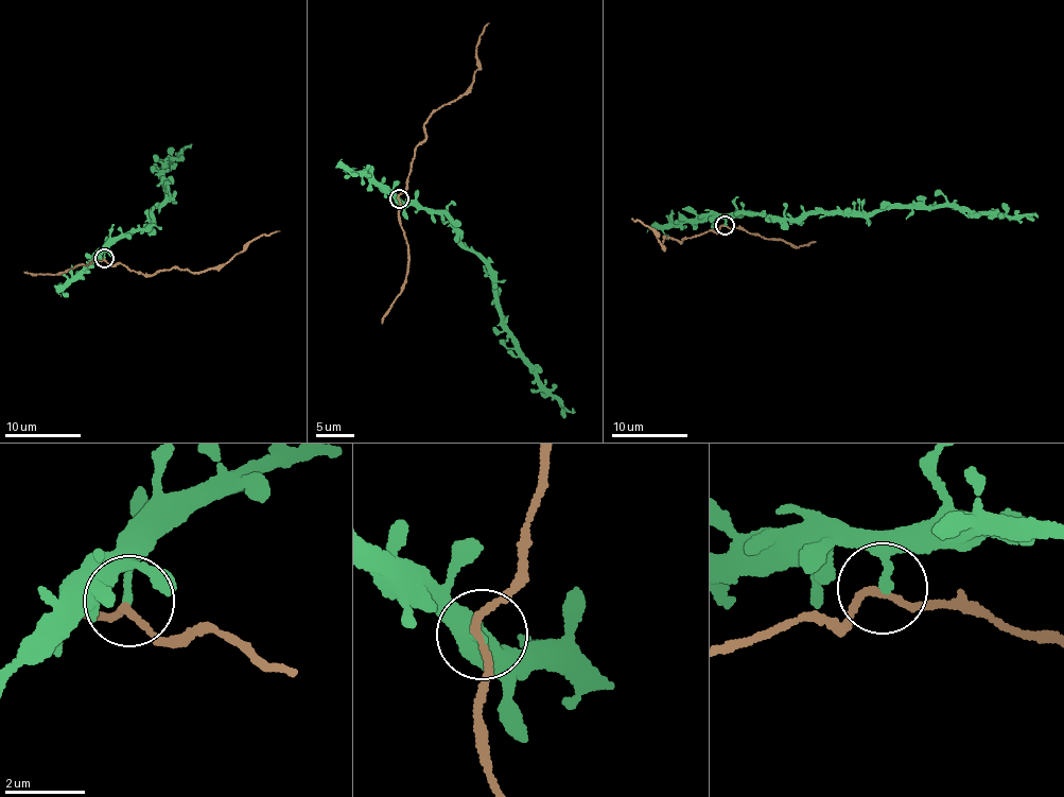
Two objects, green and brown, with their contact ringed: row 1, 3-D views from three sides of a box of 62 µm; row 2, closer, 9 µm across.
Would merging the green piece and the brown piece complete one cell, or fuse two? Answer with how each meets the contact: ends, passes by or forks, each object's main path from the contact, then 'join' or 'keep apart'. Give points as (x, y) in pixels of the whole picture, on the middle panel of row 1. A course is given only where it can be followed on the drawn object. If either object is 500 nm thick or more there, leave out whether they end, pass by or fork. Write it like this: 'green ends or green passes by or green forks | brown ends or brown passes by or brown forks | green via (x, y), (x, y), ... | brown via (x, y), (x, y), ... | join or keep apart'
green ends | brown passes by | green via (400, 198), (441, 212), (458, 238), (484, 262), (501, 327), (516, 352), (536, 379), (568, 410), (573, 409) | brown via (398, 198), (432, 114), (467, 92), (482, 33), (489, 23) | keep apart

